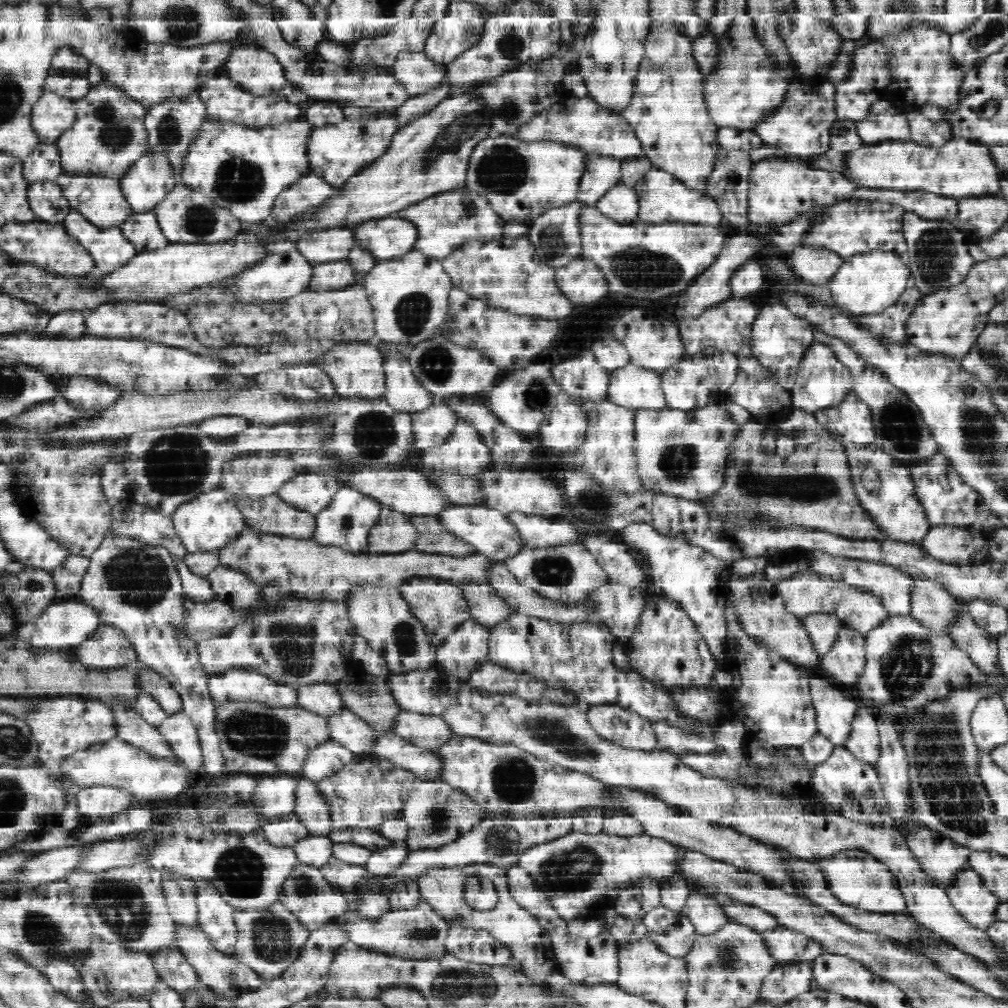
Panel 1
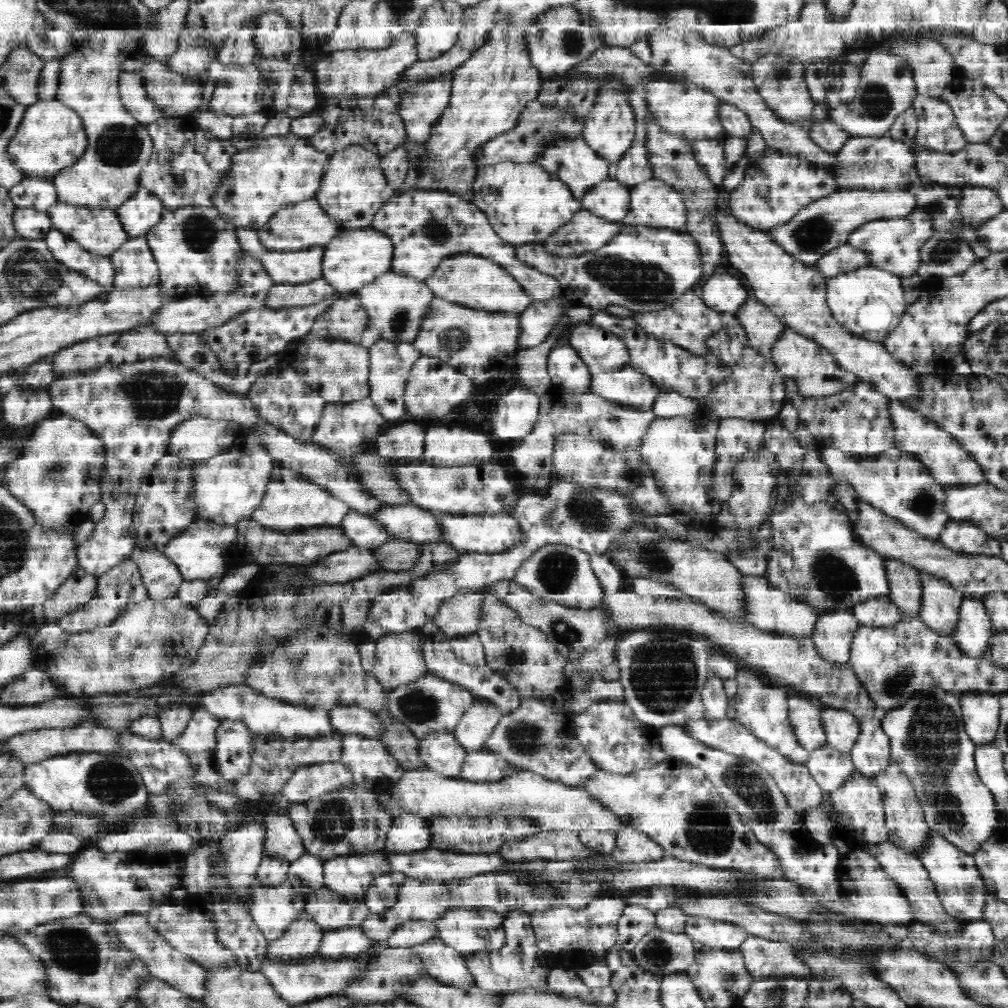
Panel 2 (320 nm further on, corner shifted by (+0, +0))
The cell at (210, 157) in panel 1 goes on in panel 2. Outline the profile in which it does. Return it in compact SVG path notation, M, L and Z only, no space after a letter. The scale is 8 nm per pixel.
M291 131L280 136L259 140L255 147L237 151L232 156L230 168L216 191L212 194L212 204L222 216L237 228L257 230L262 228L283 206L314 198L320 190L320 180L324 177L329 156L316 150L306 137Z

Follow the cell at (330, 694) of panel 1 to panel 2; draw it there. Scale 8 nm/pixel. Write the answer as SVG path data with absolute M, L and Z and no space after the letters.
M358 704L352 706L336 705L328 712L332 728L343 735L360 734L380 740L381 724L376 713L366 710Z

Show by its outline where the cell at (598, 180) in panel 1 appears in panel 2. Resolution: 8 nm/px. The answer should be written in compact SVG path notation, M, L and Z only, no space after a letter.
M556 137L547 144L542 154L533 161L538 162L540 167L544 168L544 171L548 171L548 175L555 176L556 179L567 183L574 198L578 200L580 200L592 186L596 186L599 182L613 177L611 162L608 162L602 155L596 154L596 151L592 150L591 146L588 146L588 143L583 137L566 137L565 139Z

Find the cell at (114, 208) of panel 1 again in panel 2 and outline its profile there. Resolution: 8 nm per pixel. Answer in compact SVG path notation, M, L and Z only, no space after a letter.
M58 202L49 208L47 213L49 214L52 228L63 231L64 234L68 234L68 236L75 239L84 250L91 251L92 254L107 255L111 257L112 254L116 252L116 248L122 246L129 238L127 231L124 230L124 227L120 222L117 211L110 210L107 207L102 210L101 208L91 208L88 206L75 206L75 203L70 202Z

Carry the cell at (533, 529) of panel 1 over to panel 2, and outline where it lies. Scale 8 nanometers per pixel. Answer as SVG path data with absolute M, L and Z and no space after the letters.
M438 512L440 527L444 527L444 543L461 553L497 554L523 545L528 540L516 519L507 513L468 514Z

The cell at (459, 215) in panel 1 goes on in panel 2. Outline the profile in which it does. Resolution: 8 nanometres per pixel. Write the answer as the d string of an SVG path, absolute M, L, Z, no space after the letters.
M417 188L395 194L377 210L371 227L382 230L391 238L394 252L390 271L395 271L396 274L425 279L435 272L444 258L454 253L470 253L490 258L496 264L504 266L536 302L556 298L561 294L559 282L552 275L544 274L543 271L536 270L536 267L524 266L516 258L516 247L504 242L496 234L483 210L471 201L445 190Z

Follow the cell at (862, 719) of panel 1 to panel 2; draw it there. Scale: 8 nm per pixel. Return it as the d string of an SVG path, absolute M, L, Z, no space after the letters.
M826 707L822 721L827 743L836 750L849 753L859 737L860 718L848 710Z

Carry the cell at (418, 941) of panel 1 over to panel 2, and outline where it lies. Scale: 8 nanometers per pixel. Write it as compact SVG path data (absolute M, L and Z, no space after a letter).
M431 938L428 942L417 943L416 948L409 948L420 957L427 974L438 982L466 988L476 985L472 973L468 971L464 956L440 942L439 938Z

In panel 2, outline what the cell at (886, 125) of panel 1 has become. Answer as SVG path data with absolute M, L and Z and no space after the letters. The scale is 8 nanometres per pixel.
M854 136L850 137L844 146L836 153L838 155L838 166L833 173L837 184L837 190L852 190L852 188L863 188L864 190L906 190L909 191L910 183L918 177L915 165L914 147L902 140L890 136Z

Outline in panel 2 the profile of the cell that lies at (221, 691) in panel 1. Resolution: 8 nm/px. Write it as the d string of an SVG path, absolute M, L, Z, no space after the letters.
M230 684L204 693L198 700L199 707L206 709L220 720L241 720L253 734L274 734L279 738L316 738L338 731L332 728L328 712L319 707L302 708L279 699L268 698L248 685Z

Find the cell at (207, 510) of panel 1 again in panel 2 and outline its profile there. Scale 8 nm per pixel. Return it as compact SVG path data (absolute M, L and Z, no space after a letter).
M198 519L161 549L163 554L178 567L184 581L197 579L210 581L215 577L220 577L229 568L229 558L239 548L237 539L236 526L216 524L215 520Z

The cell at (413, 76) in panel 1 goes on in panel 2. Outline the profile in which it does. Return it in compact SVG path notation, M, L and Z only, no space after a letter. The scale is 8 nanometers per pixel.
M448 72L404 88L399 113L407 138L423 145L428 142L437 119L450 103L452 76L452 72Z

